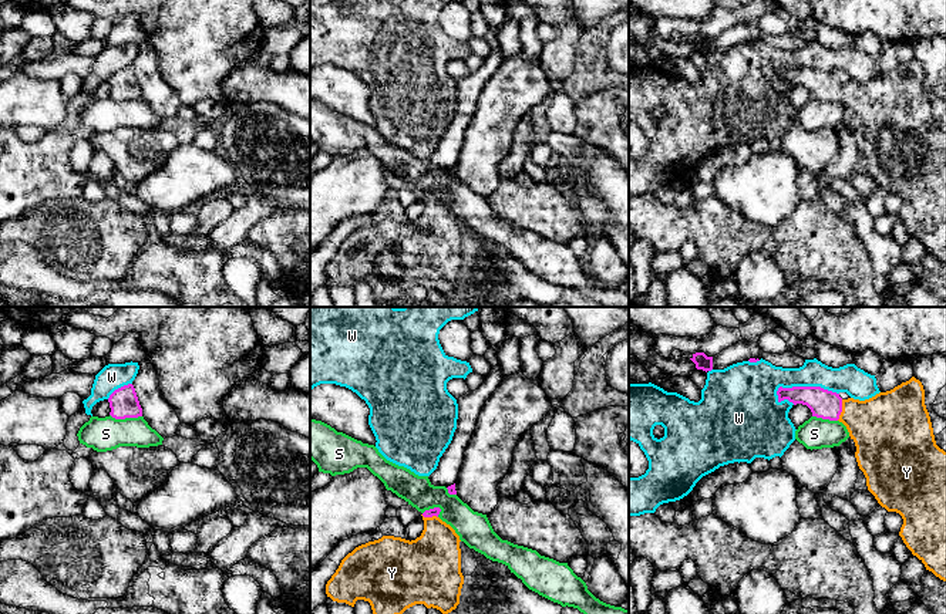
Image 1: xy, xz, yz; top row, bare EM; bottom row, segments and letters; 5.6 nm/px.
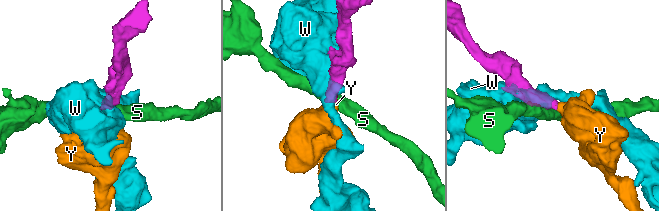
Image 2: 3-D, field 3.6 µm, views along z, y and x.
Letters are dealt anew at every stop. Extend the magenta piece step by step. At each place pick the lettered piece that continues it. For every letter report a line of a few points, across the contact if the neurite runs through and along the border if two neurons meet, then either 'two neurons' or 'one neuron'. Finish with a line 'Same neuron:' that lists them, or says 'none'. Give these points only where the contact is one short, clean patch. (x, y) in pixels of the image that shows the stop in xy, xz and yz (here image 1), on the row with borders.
S: xy (110, 414), (115, 418), (141, 417) | two neurons
W: two neurons
Y: yz (824, 404), (841, 410), (881, 427) | one neuron
Same neuron: Y

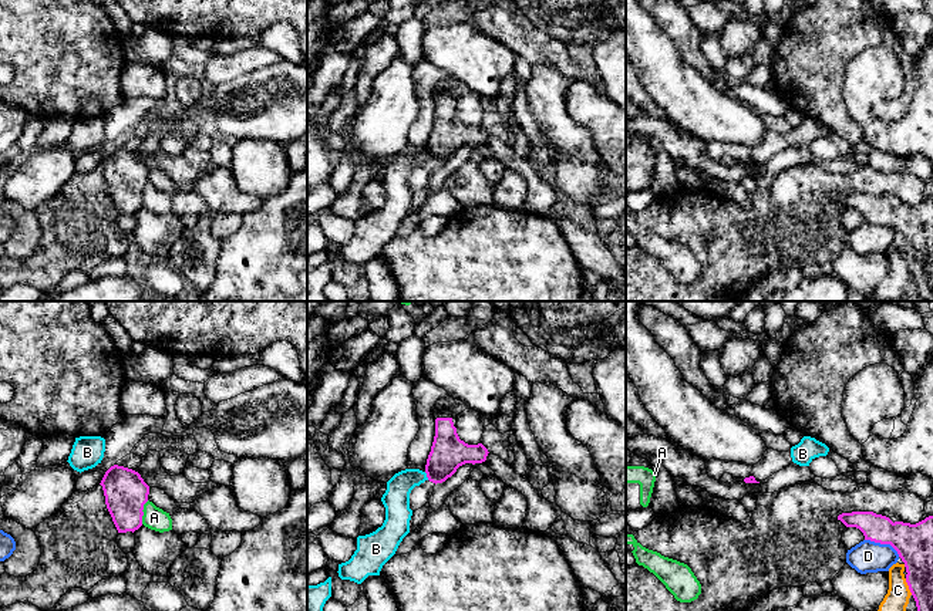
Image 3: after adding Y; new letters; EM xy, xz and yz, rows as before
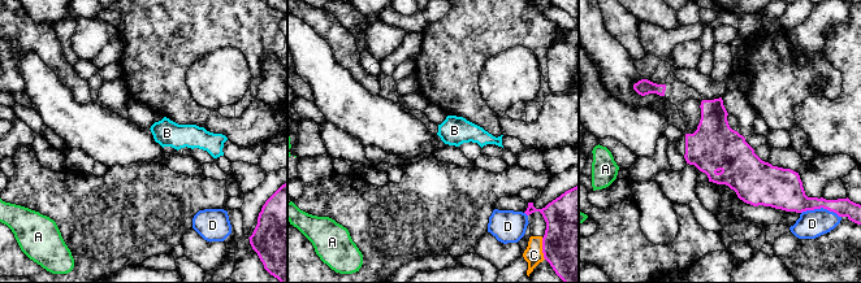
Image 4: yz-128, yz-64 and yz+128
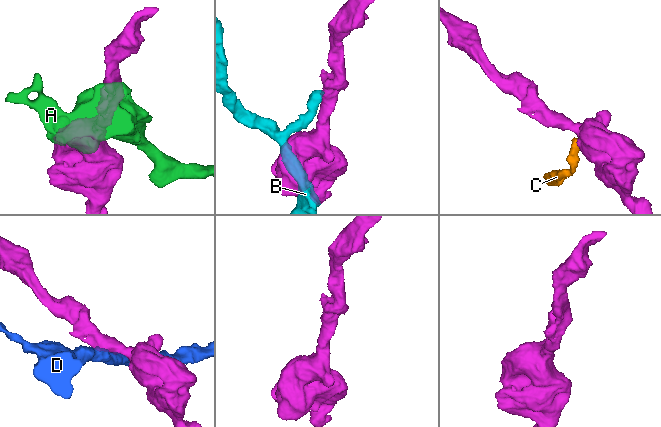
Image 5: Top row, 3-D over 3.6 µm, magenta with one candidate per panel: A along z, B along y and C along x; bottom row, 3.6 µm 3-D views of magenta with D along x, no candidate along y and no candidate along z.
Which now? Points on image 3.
A: xy (148, 500), (142, 509), (141, 523) | two neurons
B: xz (424, 472), (428, 479) | two neurons
C: yz (905, 579), (912, 594) | two neurons
D: yz (865, 539), (888, 543), (899, 556) | two neurons
Same neuron: none

